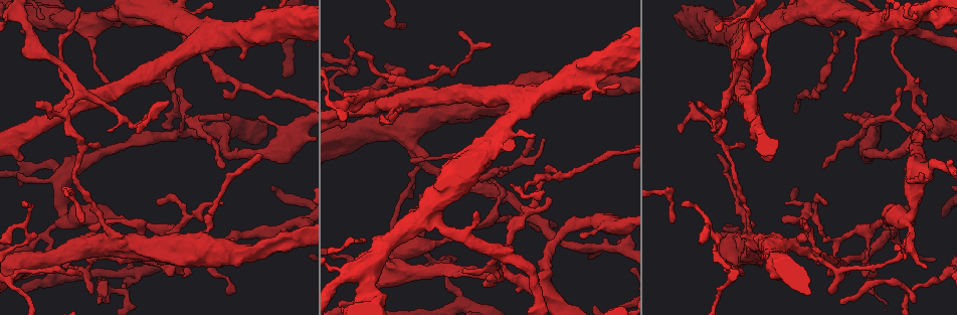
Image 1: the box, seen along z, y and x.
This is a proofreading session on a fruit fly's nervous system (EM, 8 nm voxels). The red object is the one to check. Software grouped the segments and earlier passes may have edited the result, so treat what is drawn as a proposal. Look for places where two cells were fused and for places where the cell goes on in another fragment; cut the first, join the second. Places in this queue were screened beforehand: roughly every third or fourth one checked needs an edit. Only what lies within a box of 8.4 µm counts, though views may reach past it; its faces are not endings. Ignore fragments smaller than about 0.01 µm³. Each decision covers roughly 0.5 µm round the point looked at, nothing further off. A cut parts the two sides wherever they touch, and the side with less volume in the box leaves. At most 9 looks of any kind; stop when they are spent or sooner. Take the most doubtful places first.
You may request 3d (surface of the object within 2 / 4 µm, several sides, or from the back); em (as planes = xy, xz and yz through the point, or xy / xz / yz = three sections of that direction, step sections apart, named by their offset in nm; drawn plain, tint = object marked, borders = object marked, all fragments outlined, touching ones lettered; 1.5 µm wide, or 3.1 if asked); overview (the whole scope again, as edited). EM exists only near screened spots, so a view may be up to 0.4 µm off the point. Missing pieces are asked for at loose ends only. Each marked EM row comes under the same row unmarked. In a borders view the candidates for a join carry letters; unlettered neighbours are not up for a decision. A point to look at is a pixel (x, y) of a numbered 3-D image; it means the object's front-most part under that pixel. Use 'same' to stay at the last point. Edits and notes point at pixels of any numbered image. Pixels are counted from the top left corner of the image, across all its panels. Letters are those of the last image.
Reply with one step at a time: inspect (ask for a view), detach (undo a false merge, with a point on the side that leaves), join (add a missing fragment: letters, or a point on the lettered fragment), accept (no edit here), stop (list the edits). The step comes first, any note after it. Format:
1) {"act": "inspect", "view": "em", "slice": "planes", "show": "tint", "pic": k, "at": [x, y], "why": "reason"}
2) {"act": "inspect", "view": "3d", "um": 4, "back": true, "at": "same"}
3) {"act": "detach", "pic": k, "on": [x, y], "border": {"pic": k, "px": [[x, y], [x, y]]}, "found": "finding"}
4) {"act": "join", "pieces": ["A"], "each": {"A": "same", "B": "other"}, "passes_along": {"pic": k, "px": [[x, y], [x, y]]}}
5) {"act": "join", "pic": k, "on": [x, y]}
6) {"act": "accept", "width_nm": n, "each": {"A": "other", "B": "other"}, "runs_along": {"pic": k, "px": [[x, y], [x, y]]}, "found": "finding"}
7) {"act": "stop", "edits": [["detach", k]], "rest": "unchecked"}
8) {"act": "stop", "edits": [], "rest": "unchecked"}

{"act": "inspect", "view": "em", "slice": "planes", "show": "borders", "pic": 1, "at": [494, 191]}

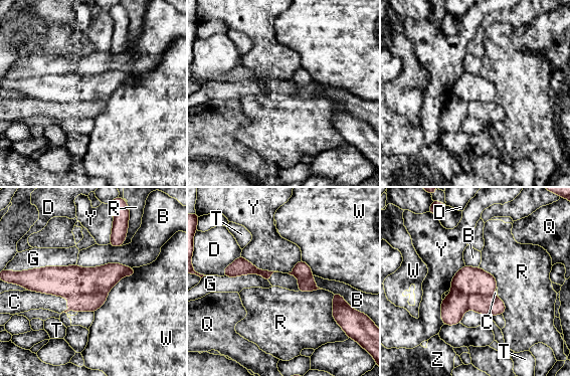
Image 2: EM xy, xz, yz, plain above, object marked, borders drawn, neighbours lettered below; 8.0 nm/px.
{"act": "detach", "pic": 2, "on": [453, 307], "each": {"B": "other", "C": "other", "D": "other", "G": "other", "Q": "other", "R": "other", "T": "other", "W": "other", "Y": "other", "Z": "other"}, "border": {"pic": 2, "px": [[451, 288], [467, 296], [468, 308]]}, "found": "two cells meet here"}

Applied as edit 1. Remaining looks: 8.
{"act": "inspect", "view": "3d", "um": 4, "pic": 1, "at": [50, 247], "why": "free end"}

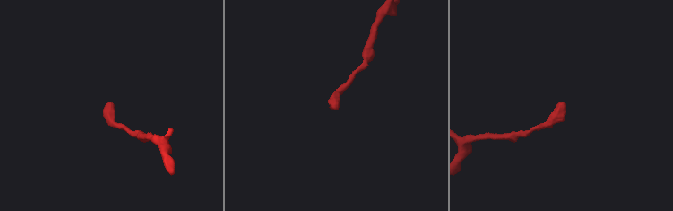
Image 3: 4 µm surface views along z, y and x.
{"act": "inspect", "view": "em", "slice": "planes", "show": "borders", "pic": 3, "at": [109, 104], "why": "now the EM"}

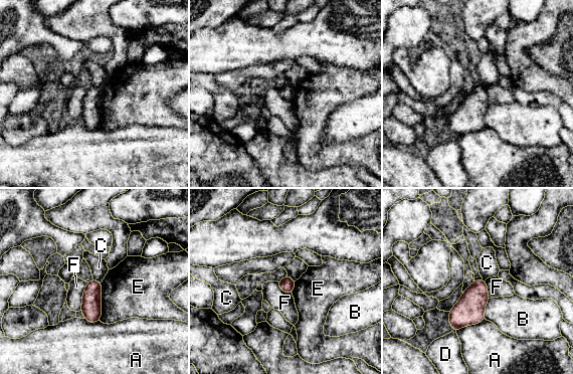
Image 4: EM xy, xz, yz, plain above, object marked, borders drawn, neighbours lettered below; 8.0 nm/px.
{"act": "accept", "width_nm": 120, "longest_contact_nm": ["E", 300], "each": {"A": "other", "B": "other", "C": "other", "D": "other", "E": "other", "F": "other"}, "found": "none of them fits"}

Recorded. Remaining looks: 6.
{"act": "inspect", "view": "em", "slice": "planes", "show": "borders", "pic": 1, "at": [229, 292], "why": "an open end"}

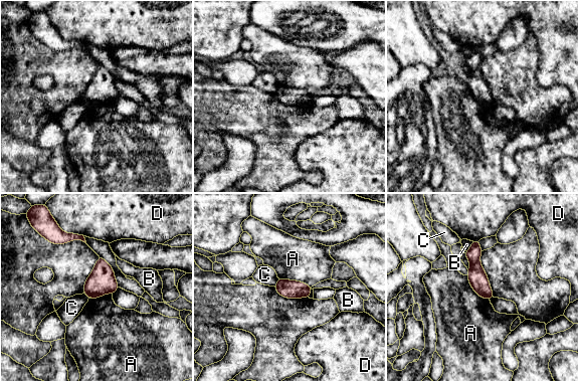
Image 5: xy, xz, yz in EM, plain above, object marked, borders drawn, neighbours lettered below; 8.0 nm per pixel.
{"act": "accept", "each": {"A": "other", "B": "other", "C": "other", "D": "other"}, "runs_along": {"pic": 5, "px": [[476, 242], [475, 273], [490, 296]]}, "found": "no lettered fragment goes on from it"}

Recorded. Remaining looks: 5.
{"act": "inspect", "view": "em", "slice": "xy", "step": 8, "show": "borders", "pic": 1, "at": [26, 205], "why": "tapers out"}

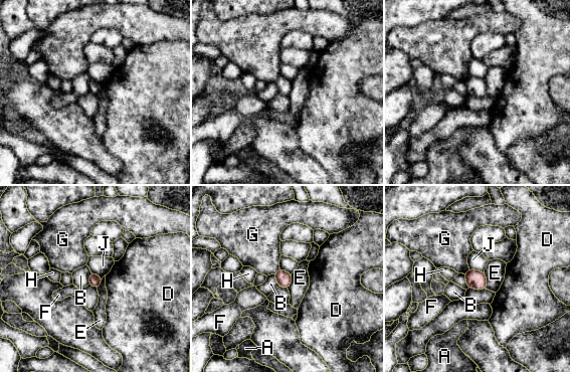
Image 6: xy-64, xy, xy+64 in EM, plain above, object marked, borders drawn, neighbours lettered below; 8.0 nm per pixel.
{"act": "accept", "longest_contact_nm": ["E", 150], "each": {"A": "other", "B": "other", "D": "other", "E": "other", "F": "other", "G": "other", "H": "other", "J": "other"}, "border": {"pic": 6, "px": [[484, 271], [487, 277], [487, 289]]}, "found": "none of them fits"}

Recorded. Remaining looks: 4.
{"act": "stop", "edits": [["detach", 2]], "rest": "unchecked"}

